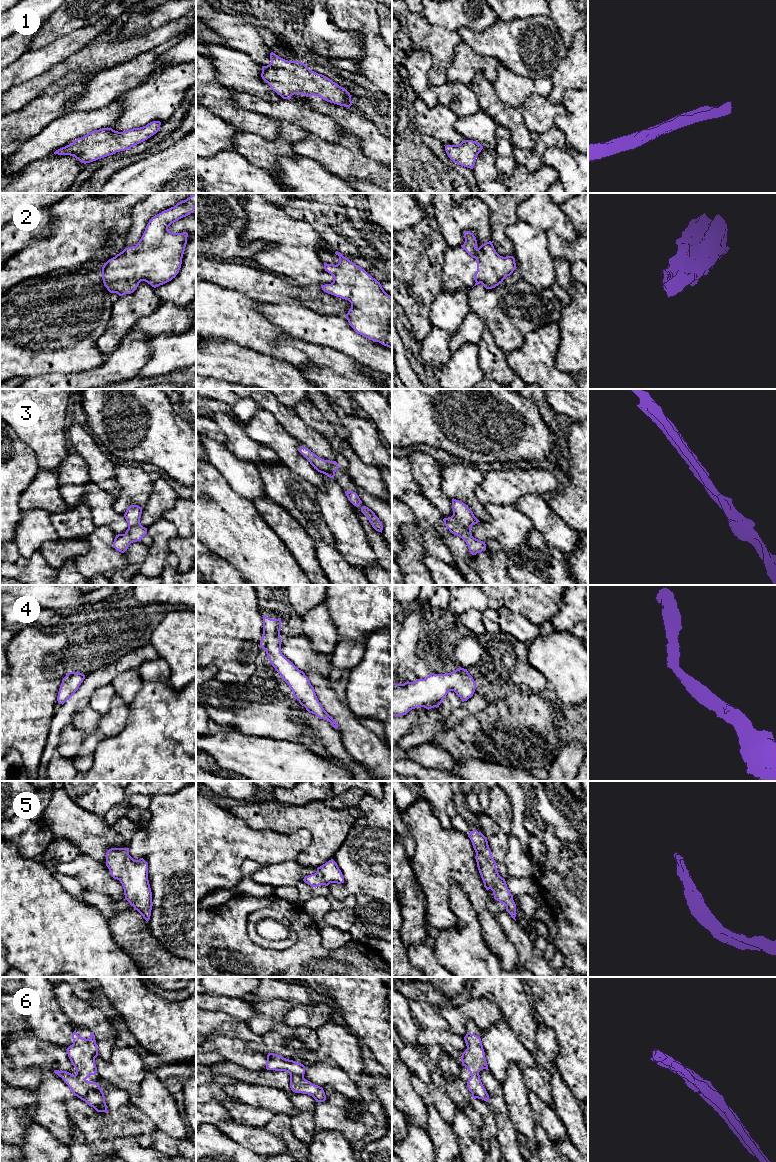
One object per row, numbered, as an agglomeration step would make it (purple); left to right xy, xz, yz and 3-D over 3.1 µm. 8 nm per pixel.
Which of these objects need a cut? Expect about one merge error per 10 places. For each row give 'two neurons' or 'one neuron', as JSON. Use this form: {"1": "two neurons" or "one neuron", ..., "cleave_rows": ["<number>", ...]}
{"1": "one neuron", "2": "one neuron", "3": "one neuron", "4": "one neuron", "5": "one neuron", "6": "one neuron", "cleave_rows": []}

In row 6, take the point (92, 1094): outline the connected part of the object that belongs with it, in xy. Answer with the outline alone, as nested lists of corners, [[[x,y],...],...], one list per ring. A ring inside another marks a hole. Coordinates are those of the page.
[[[76,1030],[72,1034],[73,1044],[66,1050],[68,1057],[76,1069],[72,1075],[67,1071],[55,1070],[54,1073],[61,1077],[68,1087],[81,1100],[93,1107],[97,1112],[108,1112],[105,1096],[96,1082],[90,1082],[87,1078],[96,1075],[97,1067],[95,1058],[98,1056],[98,1048],[93,1032],[86,1039],[78,1035]]]

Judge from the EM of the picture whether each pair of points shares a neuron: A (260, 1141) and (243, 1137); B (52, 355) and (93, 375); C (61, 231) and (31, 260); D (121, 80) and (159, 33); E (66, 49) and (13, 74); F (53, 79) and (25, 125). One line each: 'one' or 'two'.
A: one
B: two
C: one
D: two
E: one
F: two

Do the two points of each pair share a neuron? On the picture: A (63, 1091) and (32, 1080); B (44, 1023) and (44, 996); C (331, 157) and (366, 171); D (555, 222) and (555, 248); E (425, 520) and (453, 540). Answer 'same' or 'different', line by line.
A: different
B: same
C: same
D: different
E: different

